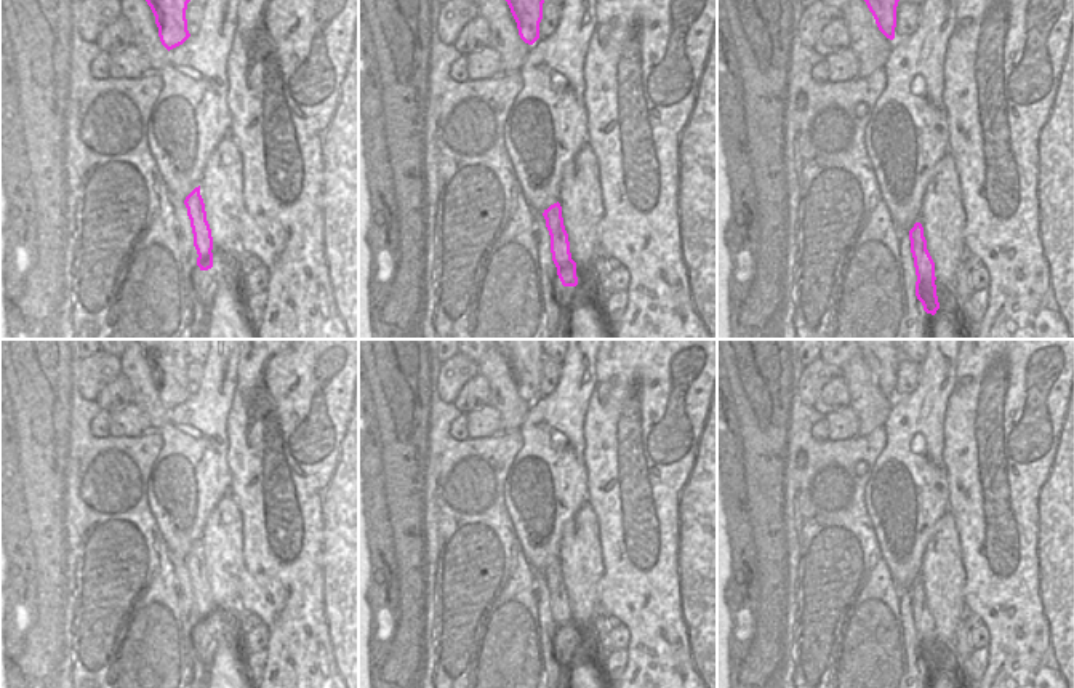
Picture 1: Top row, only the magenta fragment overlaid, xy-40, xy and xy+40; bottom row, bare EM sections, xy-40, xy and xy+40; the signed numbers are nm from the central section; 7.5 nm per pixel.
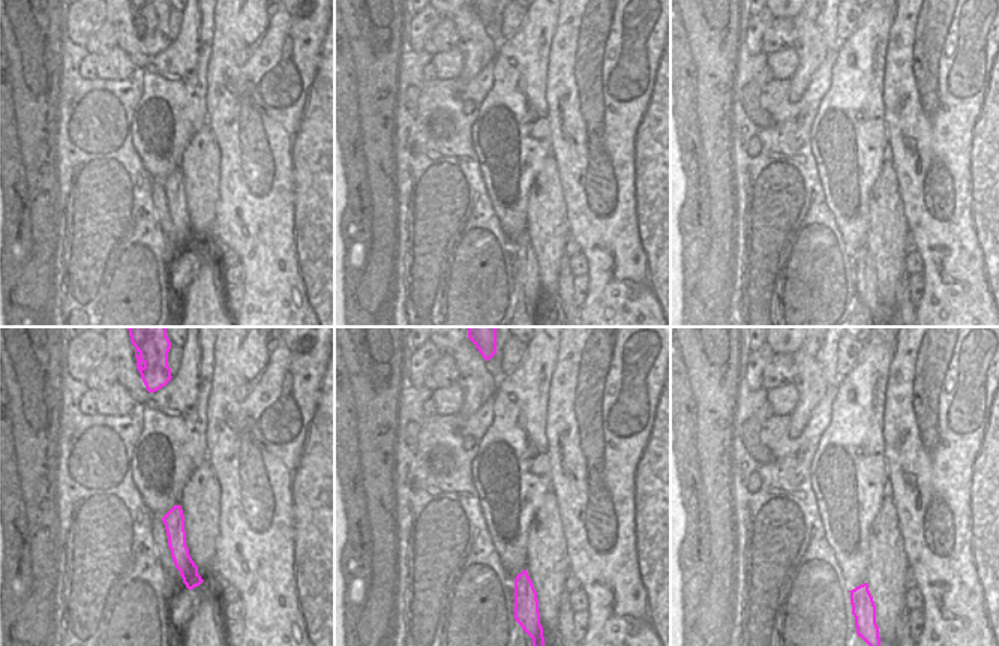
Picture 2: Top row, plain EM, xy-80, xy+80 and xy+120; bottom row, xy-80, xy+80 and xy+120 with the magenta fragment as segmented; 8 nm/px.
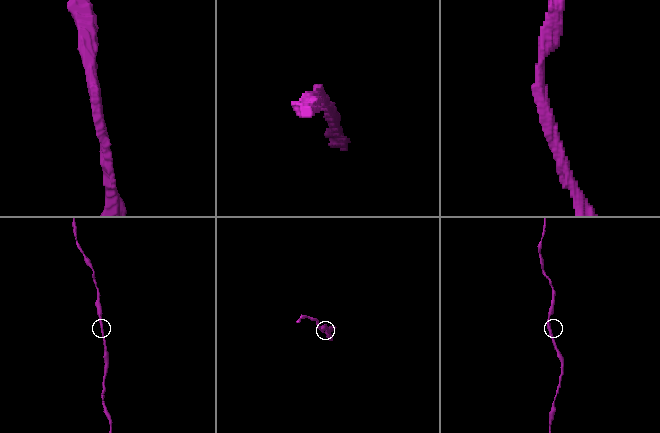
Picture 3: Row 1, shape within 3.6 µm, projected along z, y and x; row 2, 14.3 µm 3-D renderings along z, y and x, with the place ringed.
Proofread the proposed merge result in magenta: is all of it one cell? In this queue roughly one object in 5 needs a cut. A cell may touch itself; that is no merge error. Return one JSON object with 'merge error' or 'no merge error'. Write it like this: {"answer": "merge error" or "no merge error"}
{"answer": "no merge error"}

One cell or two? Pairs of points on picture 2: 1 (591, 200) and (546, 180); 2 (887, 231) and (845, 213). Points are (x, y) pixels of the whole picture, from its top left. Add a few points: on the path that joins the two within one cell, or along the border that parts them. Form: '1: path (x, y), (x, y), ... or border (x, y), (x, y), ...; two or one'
1: border (551, 153), (569, 221); two
2: border (872, 189), (867, 213), (867, 243), (864, 246); two

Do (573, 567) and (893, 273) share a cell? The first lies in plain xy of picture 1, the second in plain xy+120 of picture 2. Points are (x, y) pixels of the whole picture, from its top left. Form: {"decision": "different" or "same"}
{"decision": "same"}

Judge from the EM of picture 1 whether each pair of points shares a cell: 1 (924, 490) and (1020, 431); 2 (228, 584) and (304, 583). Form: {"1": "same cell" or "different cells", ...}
{"1": "different cells", "2": "different cells"}

